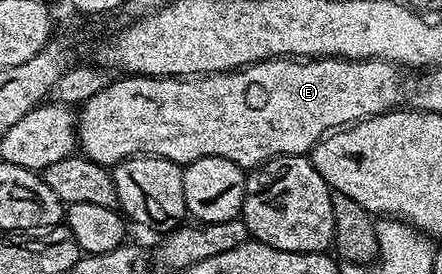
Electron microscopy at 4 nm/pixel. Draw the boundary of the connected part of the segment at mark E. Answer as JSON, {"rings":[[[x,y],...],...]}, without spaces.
{"rings":[[[270,57],[267,61],[258,61],[252,65],[244,65],[230,73],[204,73],[193,77],[145,77],[142,75],[123,75],[115,81],[108,80],[107,86],[93,99],[77,109],[77,145],[91,161],[99,165],[114,167],[126,157],[164,157],[176,161],[181,167],[187,166],[191,161],[202,157],[224,157],[233,163],[244,167],[258,167],[264,161],[273,157],[293,157],[310,154],[318,141],[323,140],[328,133],[350,127],[356,121],[364,121],[367,117],[376,117],[378,113],[388,112],[400,104],[399,73],[392,62],[389,61],[351,61],[347,57],[317,57],[314,59],[296,59],[293,57]]]}

